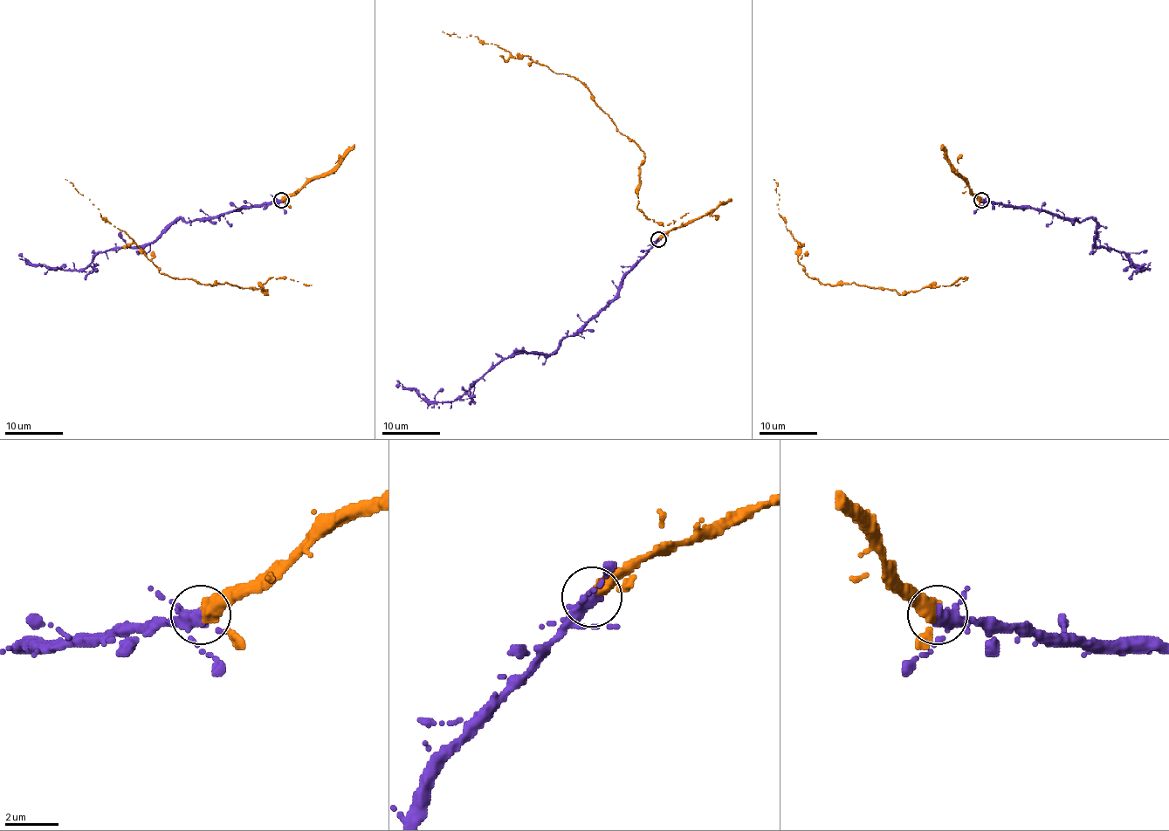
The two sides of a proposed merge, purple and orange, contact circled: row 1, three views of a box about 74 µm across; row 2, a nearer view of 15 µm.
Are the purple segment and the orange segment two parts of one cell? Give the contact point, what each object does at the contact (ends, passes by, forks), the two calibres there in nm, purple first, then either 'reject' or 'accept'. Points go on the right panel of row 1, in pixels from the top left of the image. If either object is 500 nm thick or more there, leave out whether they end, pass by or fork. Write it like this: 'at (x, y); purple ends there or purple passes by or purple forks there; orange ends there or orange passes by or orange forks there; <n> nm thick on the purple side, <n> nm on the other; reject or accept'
at (981, 200); purple forks there; orange passes by; 320 nm thick on the purple side, 380 nm on the other; accept

